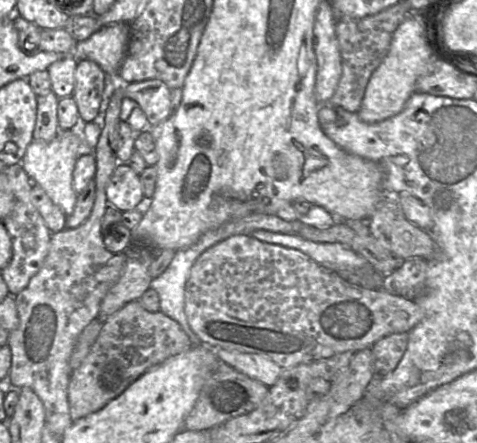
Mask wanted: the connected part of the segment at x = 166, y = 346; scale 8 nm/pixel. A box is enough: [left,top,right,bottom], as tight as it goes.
[68,300,193,422]

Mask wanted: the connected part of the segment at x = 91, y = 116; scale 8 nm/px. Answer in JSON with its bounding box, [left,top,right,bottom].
[74,60,108,124]

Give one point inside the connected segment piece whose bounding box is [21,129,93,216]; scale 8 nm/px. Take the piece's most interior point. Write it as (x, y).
(50, 165)

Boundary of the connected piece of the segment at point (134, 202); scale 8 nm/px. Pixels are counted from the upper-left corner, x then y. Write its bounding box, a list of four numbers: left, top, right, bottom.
[107,163,145,212]

